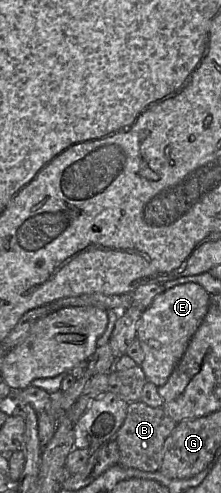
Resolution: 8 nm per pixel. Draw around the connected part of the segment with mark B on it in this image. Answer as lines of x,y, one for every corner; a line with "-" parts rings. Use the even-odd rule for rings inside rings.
140,400
128,403
126,418
114,437
120,452
117,465
148,472
158,471
163,461
165,440
176,424
162,407
150,407

